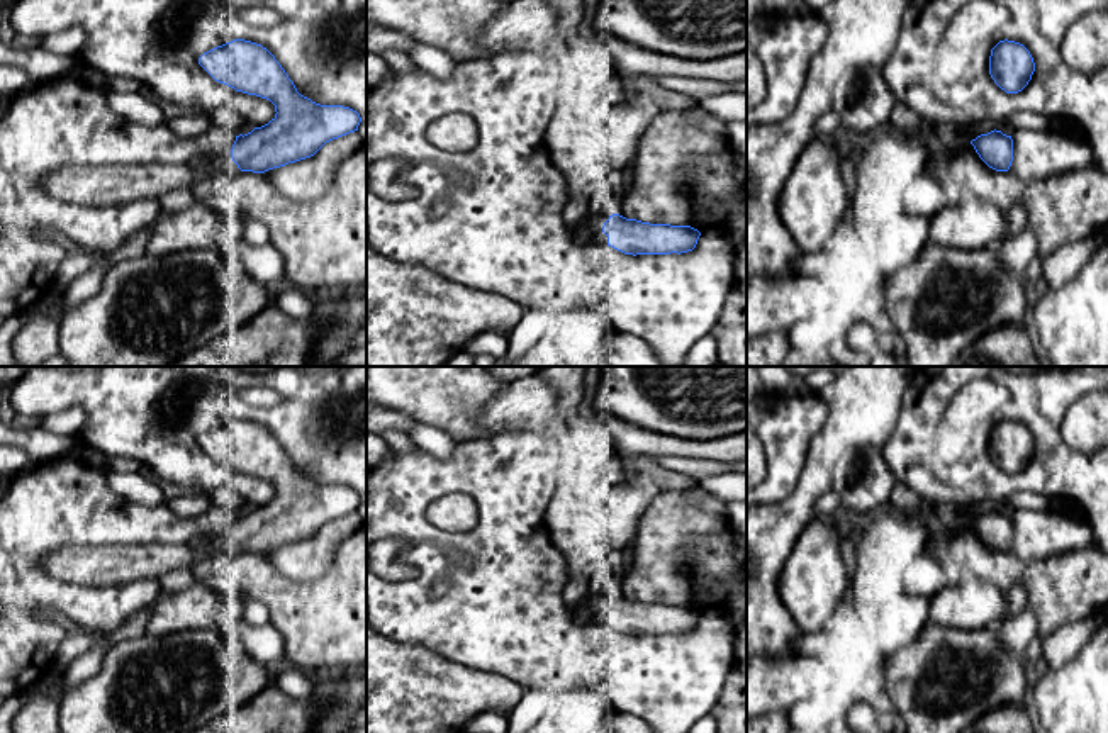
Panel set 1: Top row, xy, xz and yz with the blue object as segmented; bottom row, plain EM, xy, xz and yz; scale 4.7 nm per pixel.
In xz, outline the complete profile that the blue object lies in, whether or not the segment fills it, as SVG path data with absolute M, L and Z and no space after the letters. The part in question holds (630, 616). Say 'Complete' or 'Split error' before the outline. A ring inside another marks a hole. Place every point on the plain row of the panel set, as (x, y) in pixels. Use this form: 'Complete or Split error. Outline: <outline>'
Split error. Outline: M585 596L567 606L570 616L587 611L592 623L607 624L624 635L687 633L697 624L701 613L691 606L650 604L613 596Z

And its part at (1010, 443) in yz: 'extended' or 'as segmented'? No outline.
as segmented

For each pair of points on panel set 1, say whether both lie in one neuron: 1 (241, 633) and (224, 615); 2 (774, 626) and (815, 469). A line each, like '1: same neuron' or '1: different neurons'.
1: different neurons
2: same neuron

